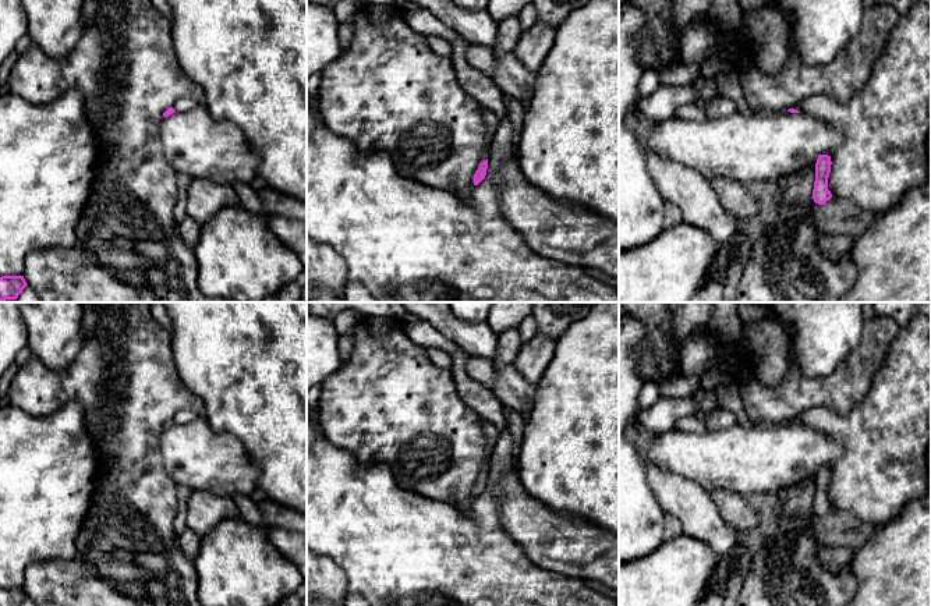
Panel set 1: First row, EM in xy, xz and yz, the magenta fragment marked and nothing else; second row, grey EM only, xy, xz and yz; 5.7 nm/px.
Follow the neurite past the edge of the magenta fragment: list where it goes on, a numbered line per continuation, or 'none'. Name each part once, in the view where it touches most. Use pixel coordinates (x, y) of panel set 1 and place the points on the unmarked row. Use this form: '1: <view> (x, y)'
none

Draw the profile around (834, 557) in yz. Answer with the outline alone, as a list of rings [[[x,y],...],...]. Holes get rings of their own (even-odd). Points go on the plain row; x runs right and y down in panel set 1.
[[[821,543],[820,560],[826,570],[831,573],[838,573],[842,568],[852,566],[854,553],[849,546],[833,546]]]

